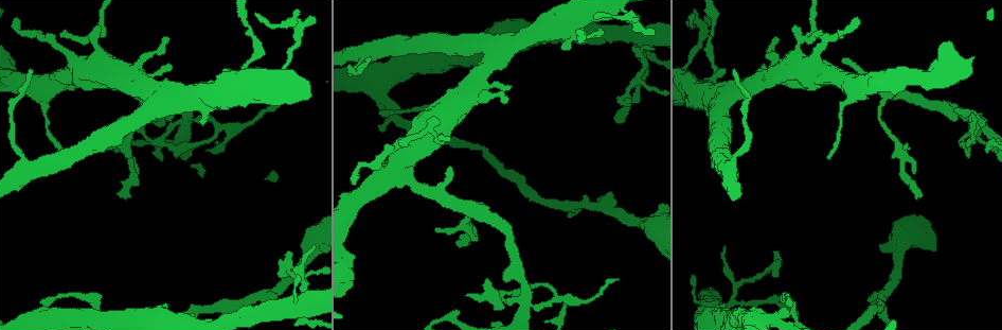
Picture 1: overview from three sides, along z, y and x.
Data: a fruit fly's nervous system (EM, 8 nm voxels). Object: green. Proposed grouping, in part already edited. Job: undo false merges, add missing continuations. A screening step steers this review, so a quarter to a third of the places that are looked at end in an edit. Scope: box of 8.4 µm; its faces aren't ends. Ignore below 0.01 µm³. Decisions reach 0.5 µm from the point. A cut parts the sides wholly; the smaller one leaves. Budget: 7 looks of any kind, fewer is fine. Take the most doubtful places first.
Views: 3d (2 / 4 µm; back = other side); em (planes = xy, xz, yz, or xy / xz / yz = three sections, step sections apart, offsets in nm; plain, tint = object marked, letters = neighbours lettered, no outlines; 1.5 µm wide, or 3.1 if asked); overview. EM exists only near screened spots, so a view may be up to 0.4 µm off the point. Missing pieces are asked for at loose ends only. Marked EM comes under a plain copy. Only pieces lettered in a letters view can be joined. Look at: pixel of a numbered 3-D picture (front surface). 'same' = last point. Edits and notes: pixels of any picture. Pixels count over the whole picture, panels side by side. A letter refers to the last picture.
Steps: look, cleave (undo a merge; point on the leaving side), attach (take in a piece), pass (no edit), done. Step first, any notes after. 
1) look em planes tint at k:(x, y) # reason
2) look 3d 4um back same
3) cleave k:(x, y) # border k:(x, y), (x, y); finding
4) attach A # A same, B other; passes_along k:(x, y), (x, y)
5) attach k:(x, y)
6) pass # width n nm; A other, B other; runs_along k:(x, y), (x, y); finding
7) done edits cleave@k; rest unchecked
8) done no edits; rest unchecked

look 3d 2um at 1:(773, 256) # free end

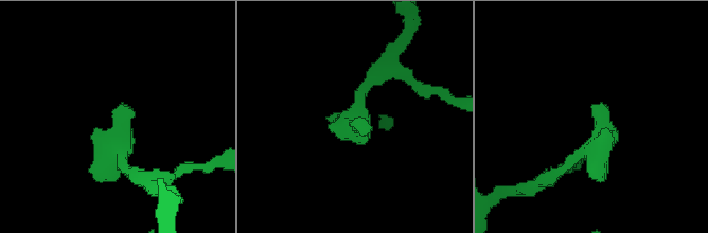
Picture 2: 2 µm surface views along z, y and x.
look em 3.1um xz step 8 letters at 2:(595, 115)

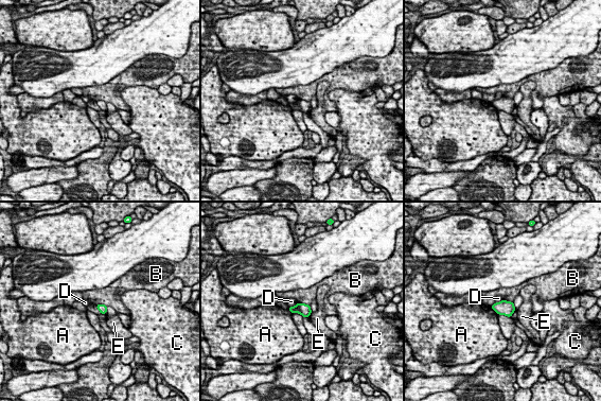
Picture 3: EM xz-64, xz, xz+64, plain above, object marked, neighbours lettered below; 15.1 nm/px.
look em 3.1um planes letters same

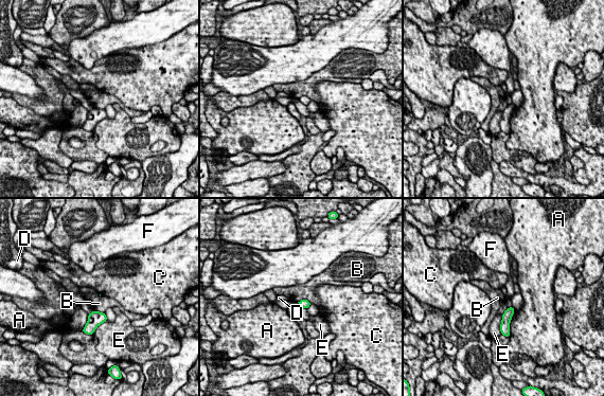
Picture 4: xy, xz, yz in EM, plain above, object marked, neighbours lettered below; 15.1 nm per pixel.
pass # longest_contact A 380 nm; A other, B other, C other, D other, E other, F other; border 4:(298, 301), (303, 299), (312, 303); none of them fits

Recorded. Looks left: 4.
look em planes letters at 1:(32, 69) # long arm stops here

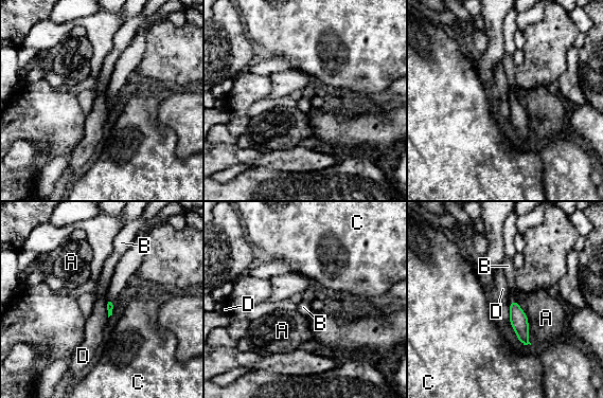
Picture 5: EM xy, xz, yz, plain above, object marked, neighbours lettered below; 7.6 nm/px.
pass # A other, B other, C other, D other; border 5:(512, 301), (510, 304), (509, 321); none of them fits

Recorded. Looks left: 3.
look em xy step 4 tint at 1:(492, 299)

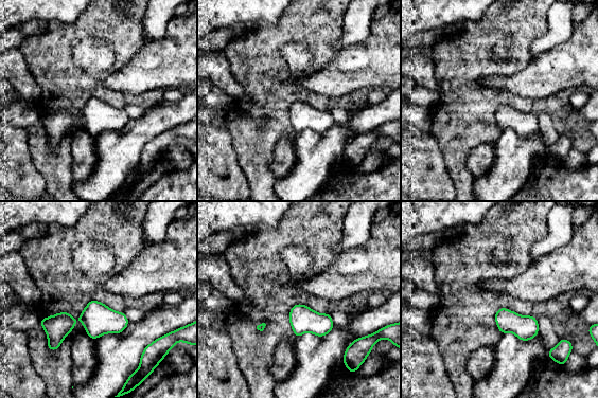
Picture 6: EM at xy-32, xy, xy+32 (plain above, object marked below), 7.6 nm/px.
look em planes letters same

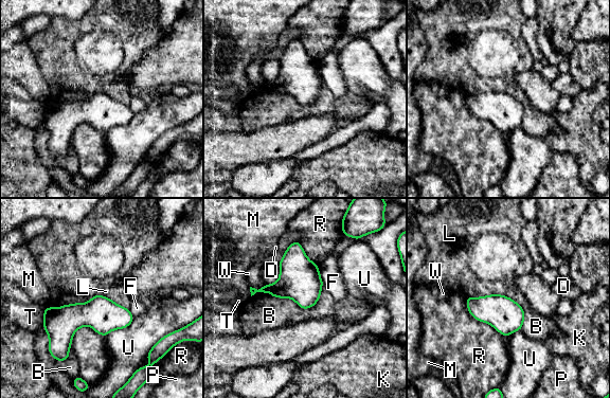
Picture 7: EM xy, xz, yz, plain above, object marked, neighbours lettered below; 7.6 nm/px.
pass # B other, D other, F other, K other, L other, M other, P other, R other, T other, U other, W other; all the same neuron

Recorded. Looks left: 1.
done no edits; rest unchecked

